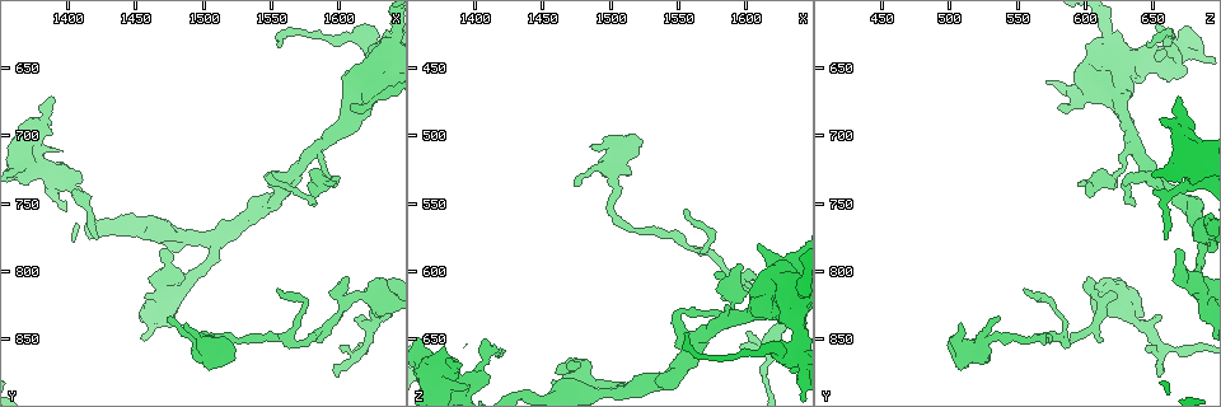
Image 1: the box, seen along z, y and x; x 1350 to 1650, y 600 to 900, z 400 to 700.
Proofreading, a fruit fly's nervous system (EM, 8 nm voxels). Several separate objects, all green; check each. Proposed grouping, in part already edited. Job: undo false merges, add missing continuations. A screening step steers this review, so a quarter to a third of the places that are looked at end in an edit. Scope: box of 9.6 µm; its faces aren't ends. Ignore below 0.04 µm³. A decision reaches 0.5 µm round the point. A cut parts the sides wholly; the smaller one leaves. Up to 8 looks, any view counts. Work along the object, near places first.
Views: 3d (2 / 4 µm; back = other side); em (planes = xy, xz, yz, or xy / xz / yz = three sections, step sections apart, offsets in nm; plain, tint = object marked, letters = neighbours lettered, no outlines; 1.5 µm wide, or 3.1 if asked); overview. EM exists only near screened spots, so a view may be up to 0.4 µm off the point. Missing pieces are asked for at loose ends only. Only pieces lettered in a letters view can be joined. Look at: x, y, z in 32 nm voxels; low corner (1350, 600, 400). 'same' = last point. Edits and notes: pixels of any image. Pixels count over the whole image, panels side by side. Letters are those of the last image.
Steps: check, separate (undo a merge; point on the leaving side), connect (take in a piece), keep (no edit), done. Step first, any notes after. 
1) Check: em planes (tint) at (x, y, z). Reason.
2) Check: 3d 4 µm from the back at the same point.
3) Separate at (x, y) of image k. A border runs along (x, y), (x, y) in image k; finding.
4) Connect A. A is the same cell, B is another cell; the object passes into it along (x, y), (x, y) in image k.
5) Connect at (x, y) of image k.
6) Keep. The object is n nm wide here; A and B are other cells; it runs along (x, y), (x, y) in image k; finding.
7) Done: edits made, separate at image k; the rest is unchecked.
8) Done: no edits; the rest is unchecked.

Check: em planes (letters) at (1596, 736, 598).

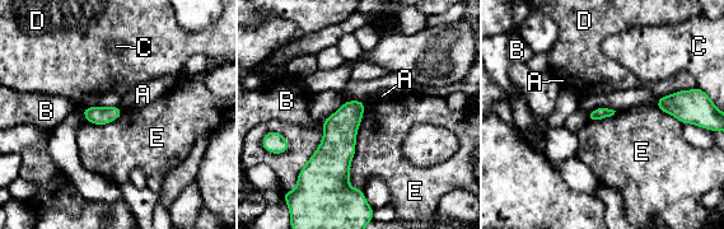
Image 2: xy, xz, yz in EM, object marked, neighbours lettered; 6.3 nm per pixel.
Keep. A, B, C, D and E are other cells; none of them fits.

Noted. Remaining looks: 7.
Check: 3d 4 µm from the back at (1636, 668, 594). Calibre changes.

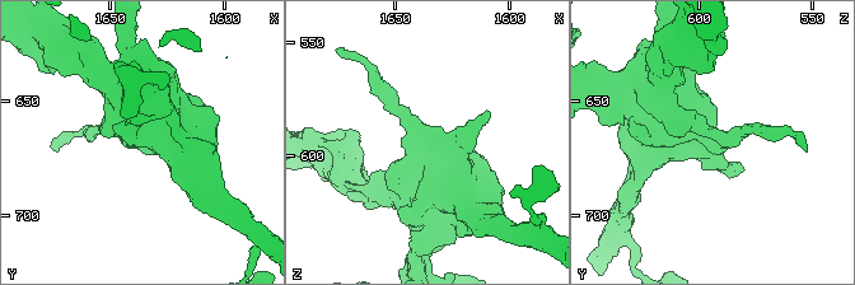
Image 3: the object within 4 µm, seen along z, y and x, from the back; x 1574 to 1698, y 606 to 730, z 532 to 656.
Check: em yz step 4 (tint) at (1635, 668, 594). The arms are 170, 750 nm wide; shape alone is not enough.

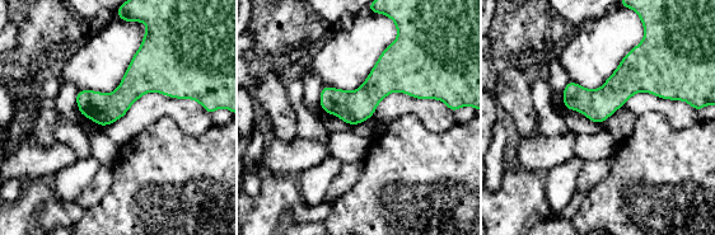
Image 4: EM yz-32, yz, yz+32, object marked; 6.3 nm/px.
Check: em yz step 4 (letters) at the same point.

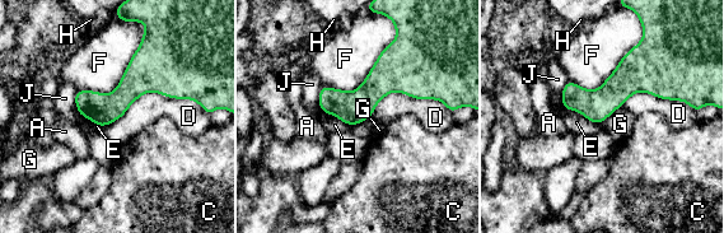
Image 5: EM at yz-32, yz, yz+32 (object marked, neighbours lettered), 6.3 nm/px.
Keep. A, C, D, E, F, G, H and J are other cells; a border runs along (141, 21), (120, 83), (76, 91) in image 5; one cell here.

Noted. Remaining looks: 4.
Check: em xz step 4 (plain) at (1472, 834, 538). Tapers out.

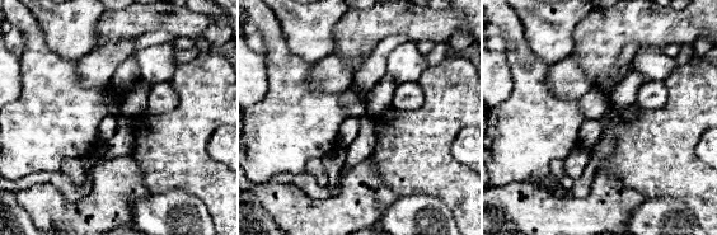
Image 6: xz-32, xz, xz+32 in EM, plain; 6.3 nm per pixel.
Check: em xz step 4 (letters) at the same point.

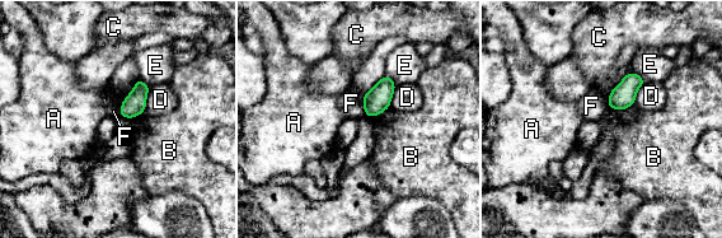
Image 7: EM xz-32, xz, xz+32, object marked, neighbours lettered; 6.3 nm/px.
Keep. A, B, C, D, E and F are other cells; a border runs along (150, 88), (144, 111) in image 7; no lettered piece goes on from it.

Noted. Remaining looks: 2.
Done: no edits; the rest is unchecked.

